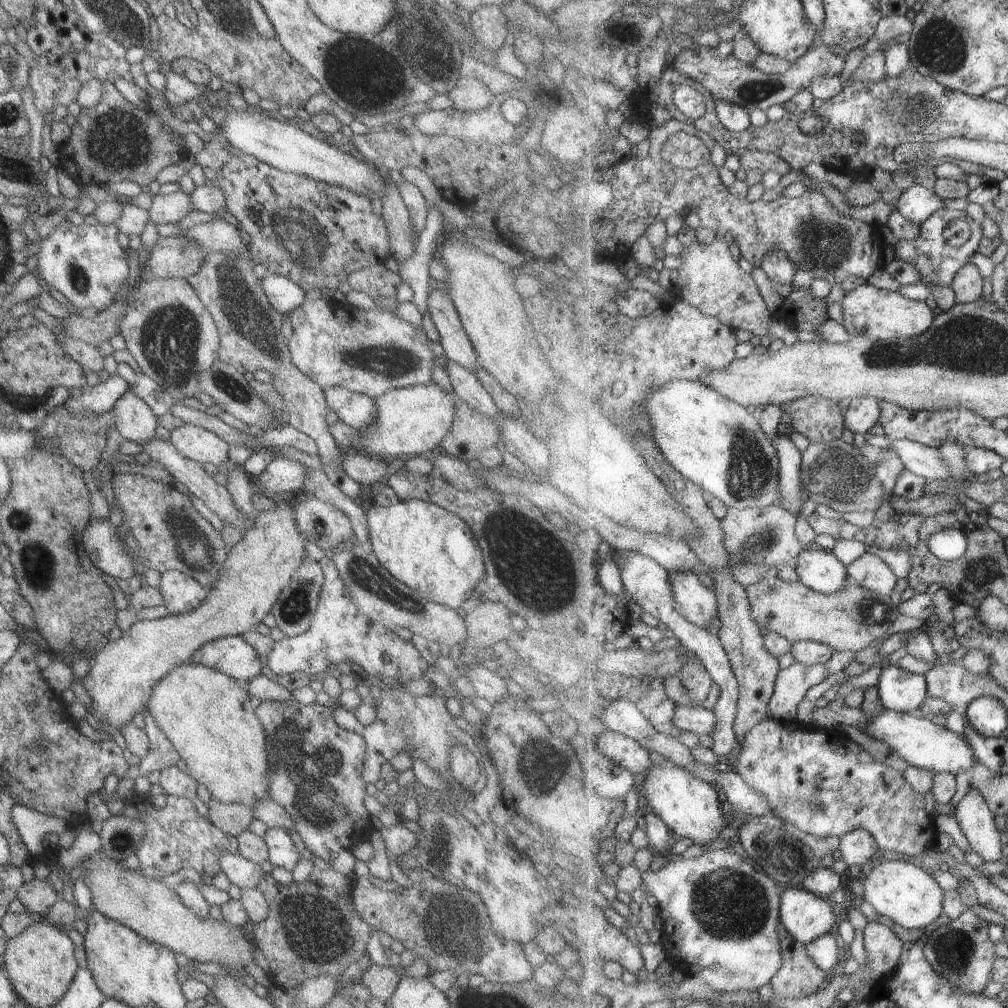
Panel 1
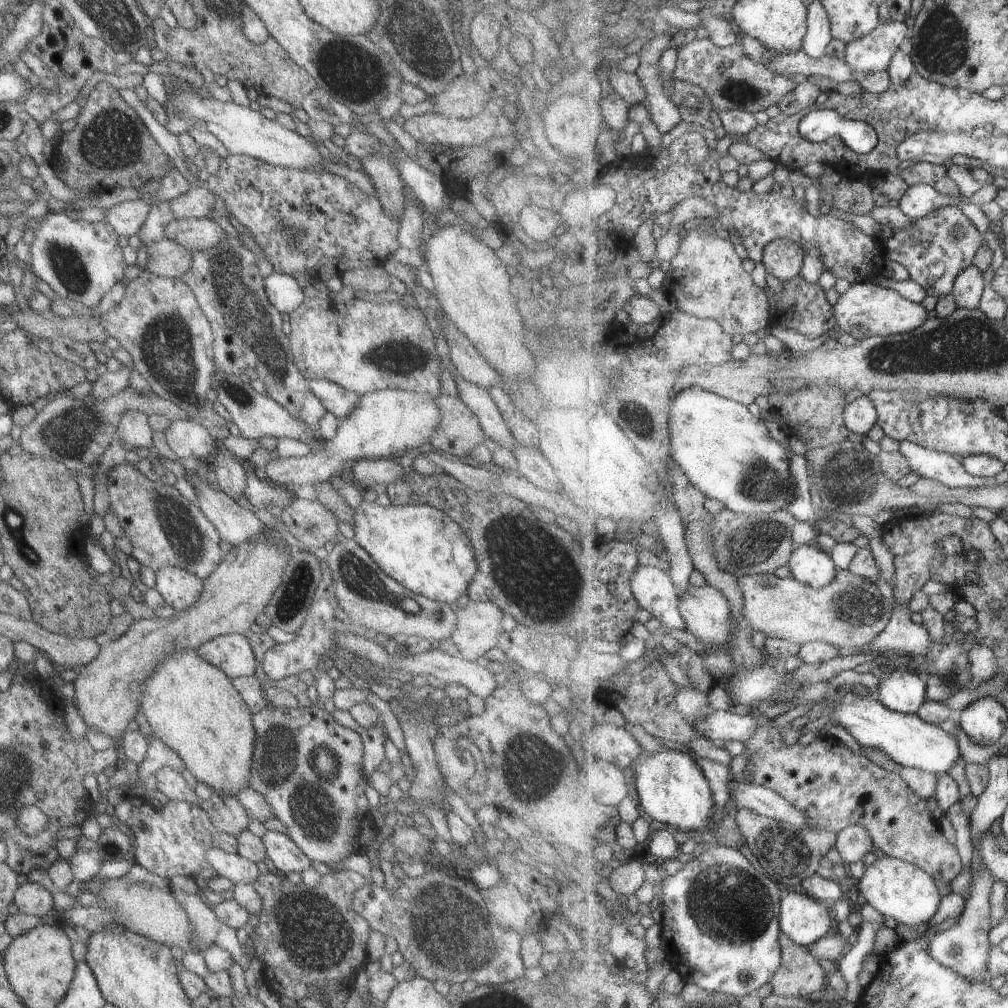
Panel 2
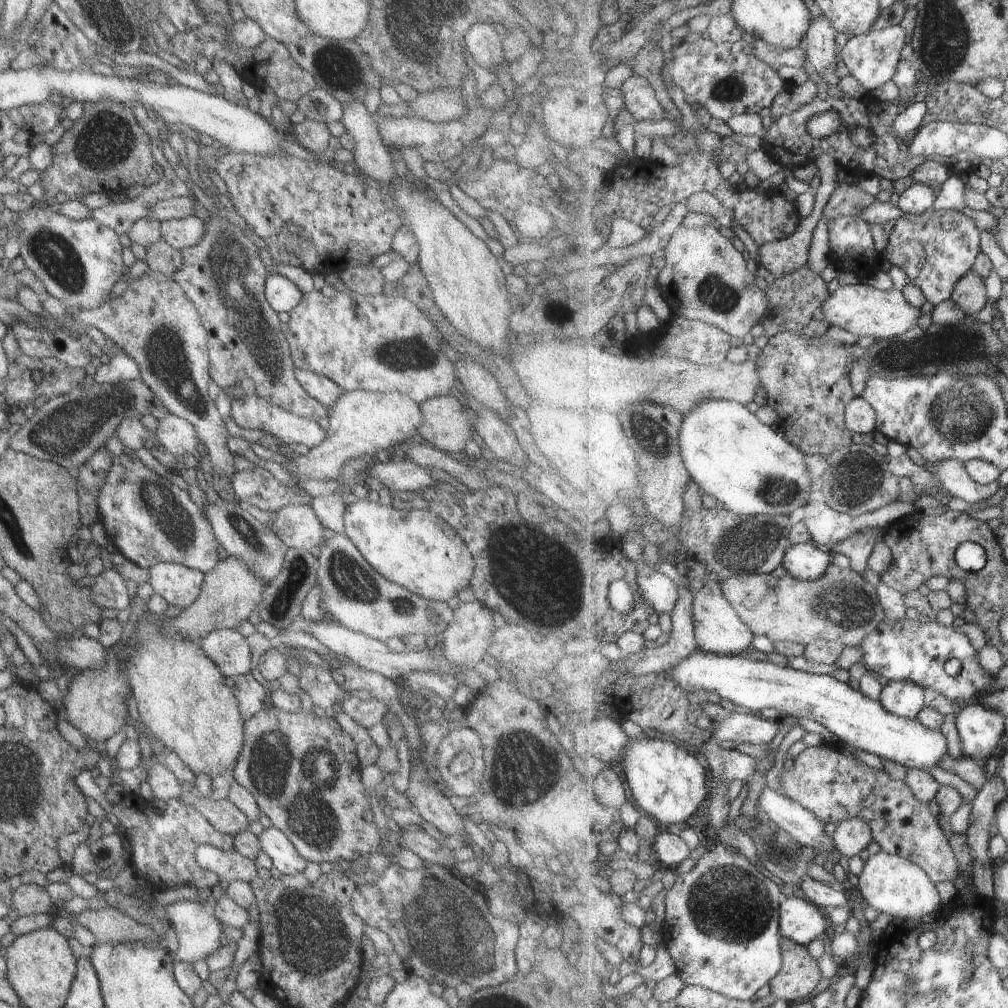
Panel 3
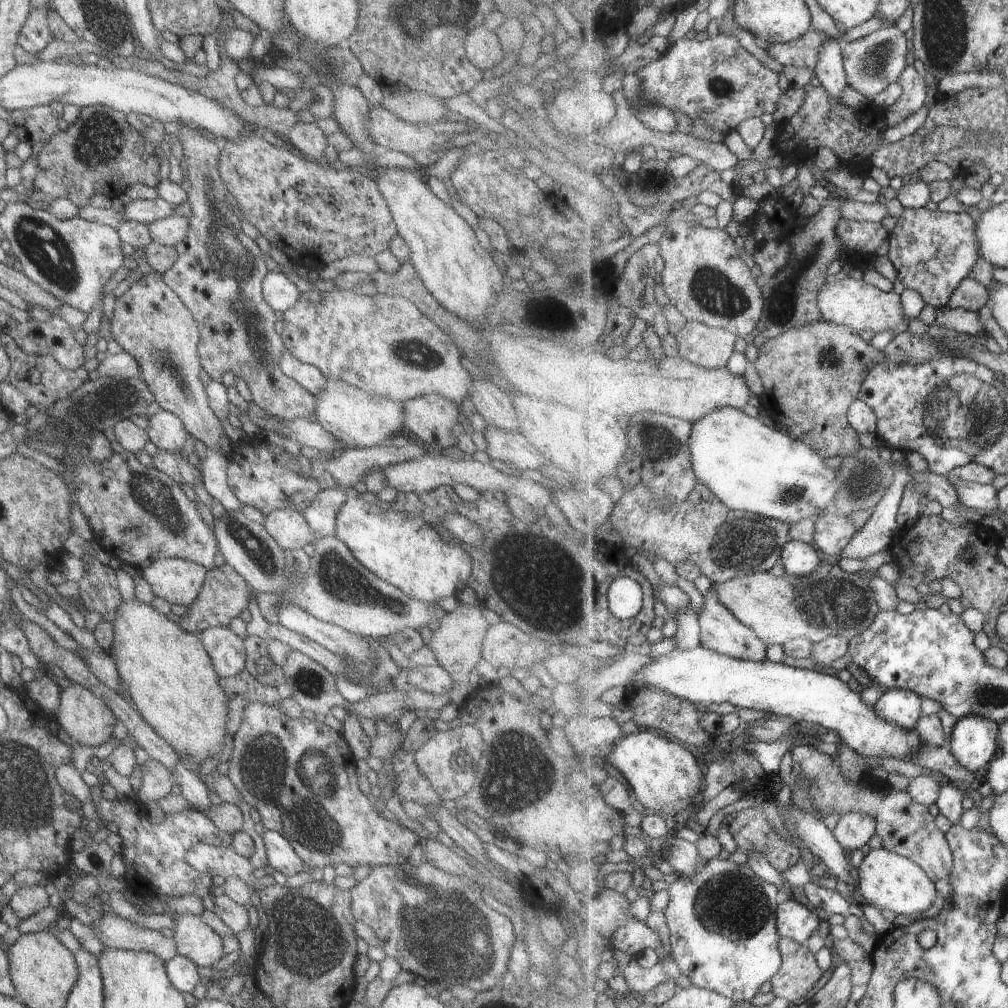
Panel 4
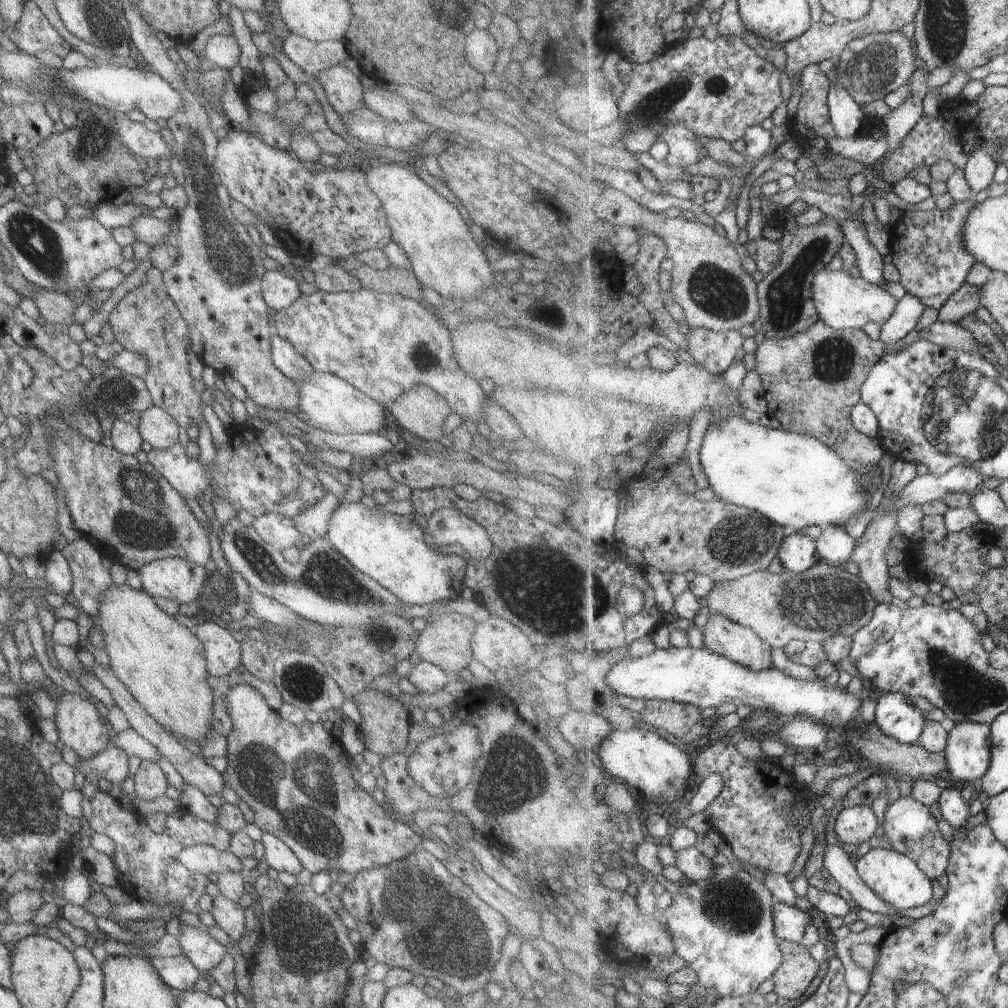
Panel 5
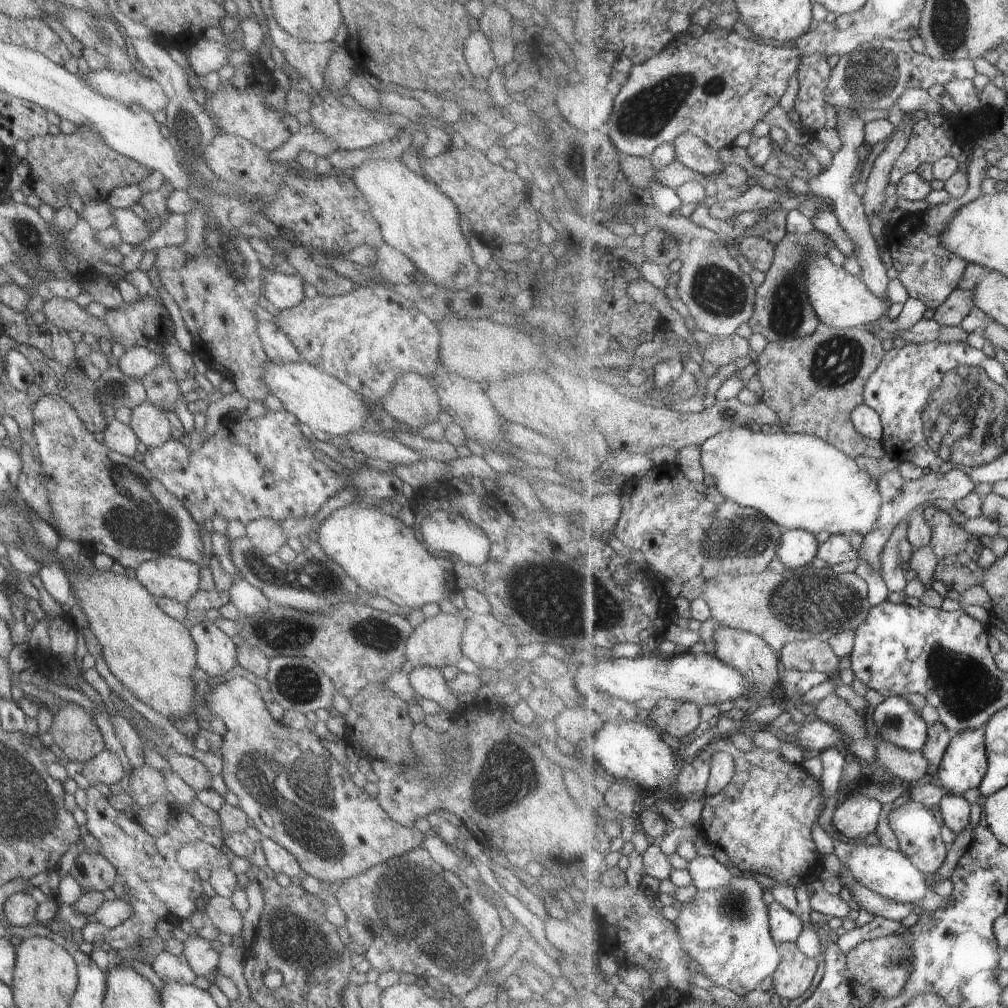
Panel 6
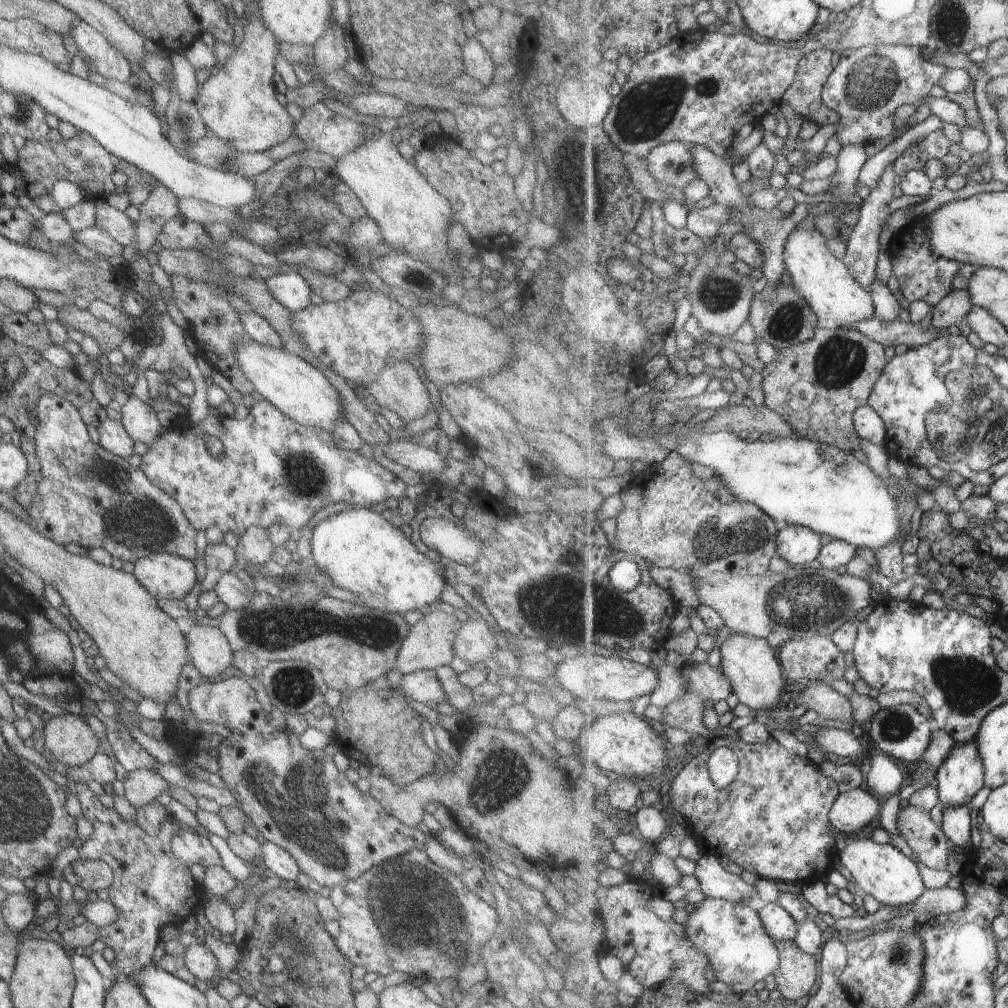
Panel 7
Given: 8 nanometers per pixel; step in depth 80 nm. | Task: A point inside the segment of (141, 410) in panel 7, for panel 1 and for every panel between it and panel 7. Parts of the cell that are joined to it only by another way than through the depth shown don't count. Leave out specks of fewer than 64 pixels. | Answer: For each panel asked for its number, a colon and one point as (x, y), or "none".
1: (195, 443)
2: (186, 439)
3: (175, 435)
4: (164, 430)
5: (156, 427)
6: (148, 422)

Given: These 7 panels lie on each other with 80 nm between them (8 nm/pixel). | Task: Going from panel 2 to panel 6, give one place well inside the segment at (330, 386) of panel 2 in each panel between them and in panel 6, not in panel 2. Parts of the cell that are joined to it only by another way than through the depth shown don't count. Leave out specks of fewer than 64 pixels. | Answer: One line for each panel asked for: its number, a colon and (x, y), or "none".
3: (325, 391)
4: (306, 376)
5: (286, 360)
6: (278, 348)

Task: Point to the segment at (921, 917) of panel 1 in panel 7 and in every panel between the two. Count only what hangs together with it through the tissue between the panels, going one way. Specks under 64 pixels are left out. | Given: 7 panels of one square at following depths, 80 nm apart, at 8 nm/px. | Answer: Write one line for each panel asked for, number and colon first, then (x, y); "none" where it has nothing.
2: (906, 892)
3: (891, 884)
4: (888, 881)
5: (897, 879)
6: (892, 874)
7: (890, 877)

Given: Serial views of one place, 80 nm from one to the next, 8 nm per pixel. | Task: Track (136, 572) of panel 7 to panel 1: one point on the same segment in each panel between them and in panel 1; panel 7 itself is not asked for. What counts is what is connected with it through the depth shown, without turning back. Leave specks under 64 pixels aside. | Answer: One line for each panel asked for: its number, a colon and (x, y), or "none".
1: (180, 594)
2: (179, 589)
3: (177, 585)
4: (176, 581)
5: (173, 578)
6: (164, 576)

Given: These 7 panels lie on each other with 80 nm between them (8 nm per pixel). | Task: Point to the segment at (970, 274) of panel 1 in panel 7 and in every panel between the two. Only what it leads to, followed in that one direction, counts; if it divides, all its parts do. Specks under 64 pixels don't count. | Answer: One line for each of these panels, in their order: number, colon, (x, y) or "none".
2: (969, 286)
3: (970, 294)
4: (972, 295)
5: (963, 302)
6: (960, 302)
7: (952, 311)

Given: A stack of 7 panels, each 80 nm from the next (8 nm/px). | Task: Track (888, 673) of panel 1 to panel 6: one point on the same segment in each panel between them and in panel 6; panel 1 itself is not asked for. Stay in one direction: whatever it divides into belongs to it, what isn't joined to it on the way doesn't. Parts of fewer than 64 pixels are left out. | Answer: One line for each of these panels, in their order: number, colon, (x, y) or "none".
2: (902, 690)
3: (905, 698)
4: (901, 706)
5: (896, 713)
6: (897, 720)

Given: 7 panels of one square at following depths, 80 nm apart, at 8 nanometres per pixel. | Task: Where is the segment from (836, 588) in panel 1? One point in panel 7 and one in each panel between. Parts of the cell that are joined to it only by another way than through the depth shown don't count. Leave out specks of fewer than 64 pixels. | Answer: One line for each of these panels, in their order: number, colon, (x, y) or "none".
2: (813, 566)
3: (806, 561)
4: (799, 559)
5: (798, 554)
6: (798, 548)
7: (797, 545)

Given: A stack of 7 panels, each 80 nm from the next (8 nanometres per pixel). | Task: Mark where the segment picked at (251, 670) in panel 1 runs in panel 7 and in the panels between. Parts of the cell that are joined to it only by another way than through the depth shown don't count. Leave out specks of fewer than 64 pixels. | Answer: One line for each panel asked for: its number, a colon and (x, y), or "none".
2: (230, 653)
3: (227, 648)
4: (225, 649)
5: (221, 648)
6: (216, 652)
7: (207, 650)

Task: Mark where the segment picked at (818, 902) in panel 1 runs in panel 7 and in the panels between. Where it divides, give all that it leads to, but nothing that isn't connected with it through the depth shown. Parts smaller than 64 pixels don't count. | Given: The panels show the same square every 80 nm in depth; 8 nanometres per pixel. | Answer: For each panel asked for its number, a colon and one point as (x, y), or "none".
2: (804, 919)
3: (801, 920)
4: (795, 920)
5: (791, 922)
6: (786, 925)
7: (781, 924)

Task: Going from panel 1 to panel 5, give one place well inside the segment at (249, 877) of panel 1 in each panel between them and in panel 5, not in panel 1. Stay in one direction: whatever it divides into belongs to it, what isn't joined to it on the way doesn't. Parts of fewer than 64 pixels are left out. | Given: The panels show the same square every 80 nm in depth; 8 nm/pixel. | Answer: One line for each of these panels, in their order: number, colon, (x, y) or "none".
2: (238, 869)
3: (230, 866)
4: (208, 858)
5: (203, 858)

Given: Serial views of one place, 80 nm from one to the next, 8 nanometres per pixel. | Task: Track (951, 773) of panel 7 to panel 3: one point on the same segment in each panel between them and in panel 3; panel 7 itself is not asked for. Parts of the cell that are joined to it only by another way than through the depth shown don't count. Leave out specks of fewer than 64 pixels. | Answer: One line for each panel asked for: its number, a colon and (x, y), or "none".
3: (981, 727)
4: (975, 738)
5: (968, 752)
6: (964, 765)

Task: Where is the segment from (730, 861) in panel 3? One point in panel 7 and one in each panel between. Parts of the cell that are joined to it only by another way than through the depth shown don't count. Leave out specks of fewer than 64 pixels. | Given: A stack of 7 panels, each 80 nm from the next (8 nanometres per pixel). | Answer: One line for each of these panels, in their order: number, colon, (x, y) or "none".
4: (724, 935)
5: (724, 928)
6: (727, 932)
7: (740, 951)

